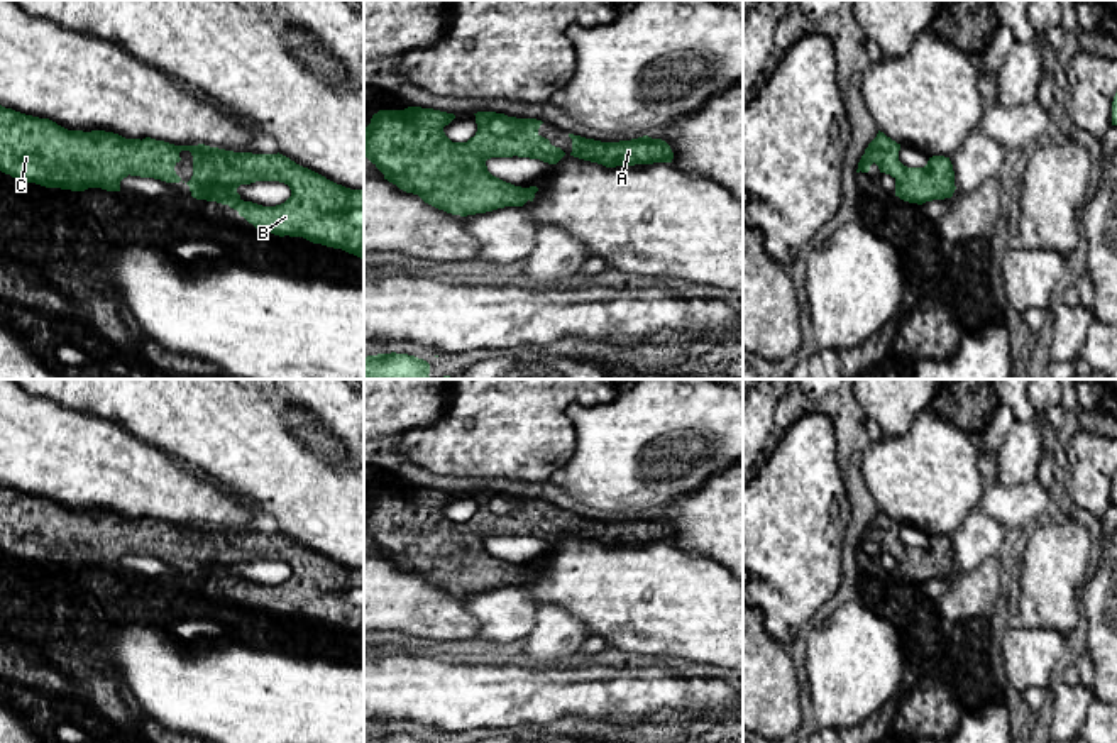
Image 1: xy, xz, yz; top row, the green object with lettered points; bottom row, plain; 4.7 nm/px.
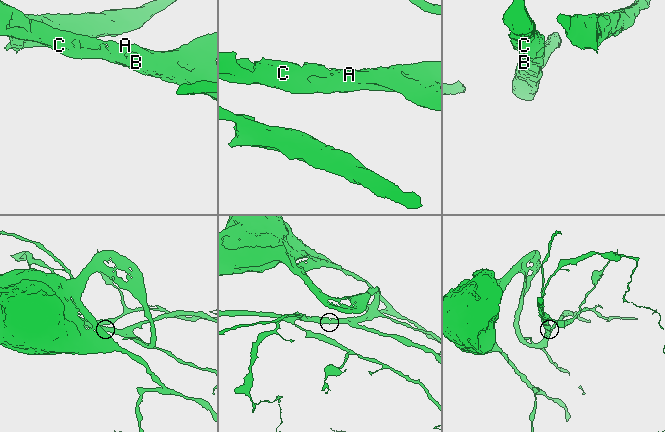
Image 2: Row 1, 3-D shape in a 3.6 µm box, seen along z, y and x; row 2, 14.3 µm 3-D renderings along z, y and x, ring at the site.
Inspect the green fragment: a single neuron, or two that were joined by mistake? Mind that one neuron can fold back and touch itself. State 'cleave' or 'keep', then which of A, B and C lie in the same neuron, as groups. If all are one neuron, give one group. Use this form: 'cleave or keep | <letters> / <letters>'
keep | A B C

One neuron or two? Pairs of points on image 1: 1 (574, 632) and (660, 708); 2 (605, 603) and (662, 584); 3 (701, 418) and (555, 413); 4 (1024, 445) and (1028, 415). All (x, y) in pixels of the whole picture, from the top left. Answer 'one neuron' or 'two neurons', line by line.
1: two neurons
2: one neuron
3: two neurons
4: two neurons

